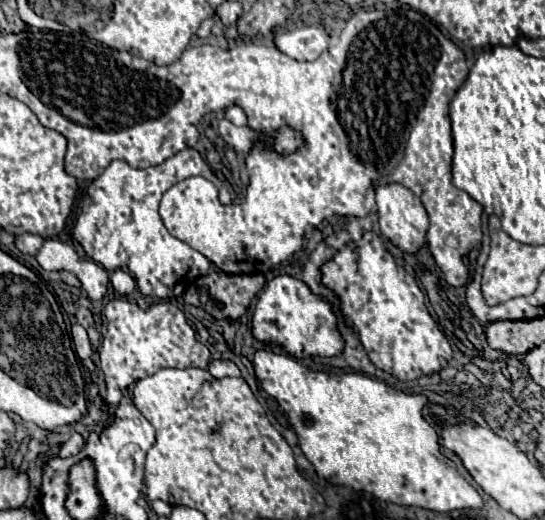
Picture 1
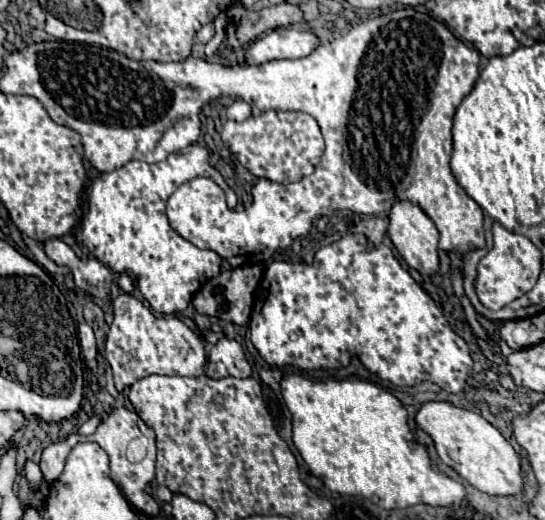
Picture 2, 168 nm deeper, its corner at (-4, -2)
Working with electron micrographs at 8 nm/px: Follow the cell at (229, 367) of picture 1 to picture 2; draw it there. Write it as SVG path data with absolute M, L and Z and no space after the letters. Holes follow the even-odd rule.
M221 338L209 352L209 366L207 366L209 378L247 378L251 376L251 364L245 358L245 352L237 340Z

